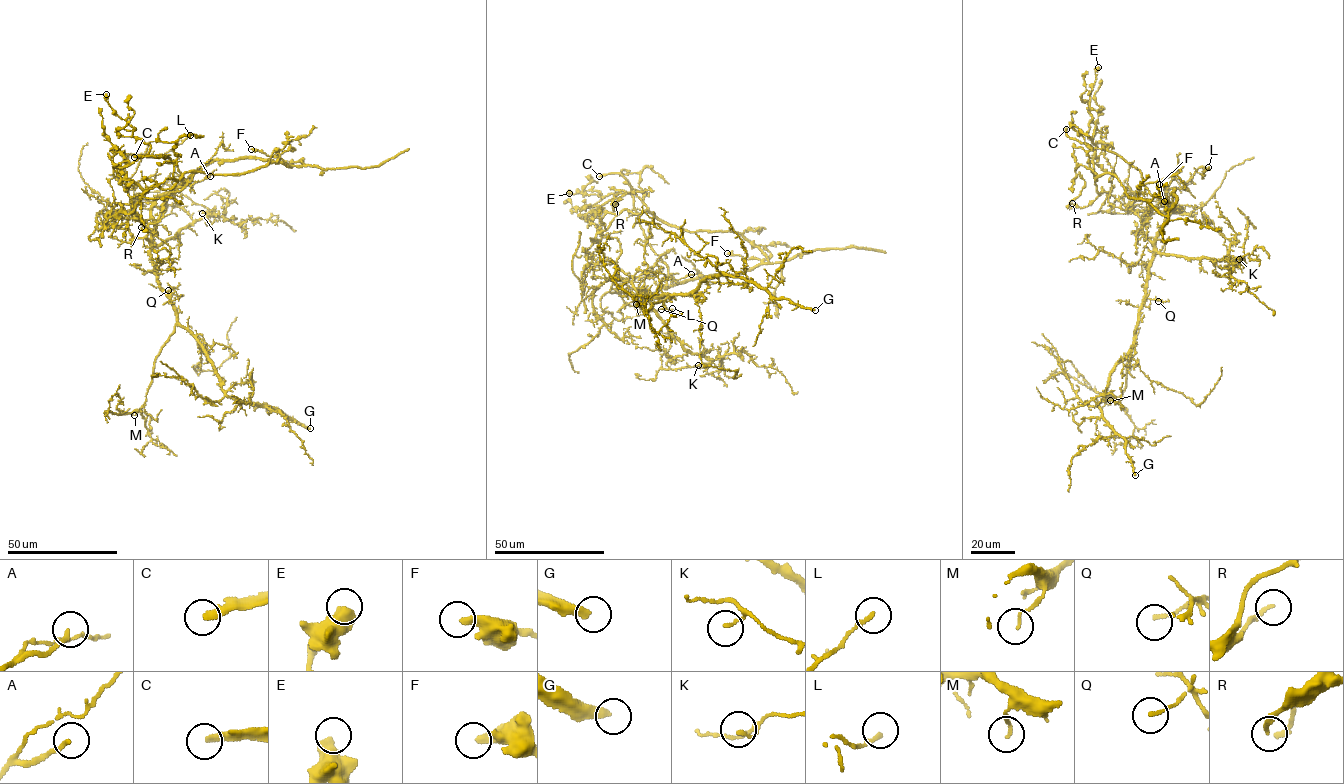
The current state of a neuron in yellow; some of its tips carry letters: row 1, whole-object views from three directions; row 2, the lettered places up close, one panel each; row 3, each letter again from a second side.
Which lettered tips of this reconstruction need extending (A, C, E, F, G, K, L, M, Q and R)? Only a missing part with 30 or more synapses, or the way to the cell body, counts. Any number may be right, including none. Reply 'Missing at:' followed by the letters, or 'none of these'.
Missing at: C, G

